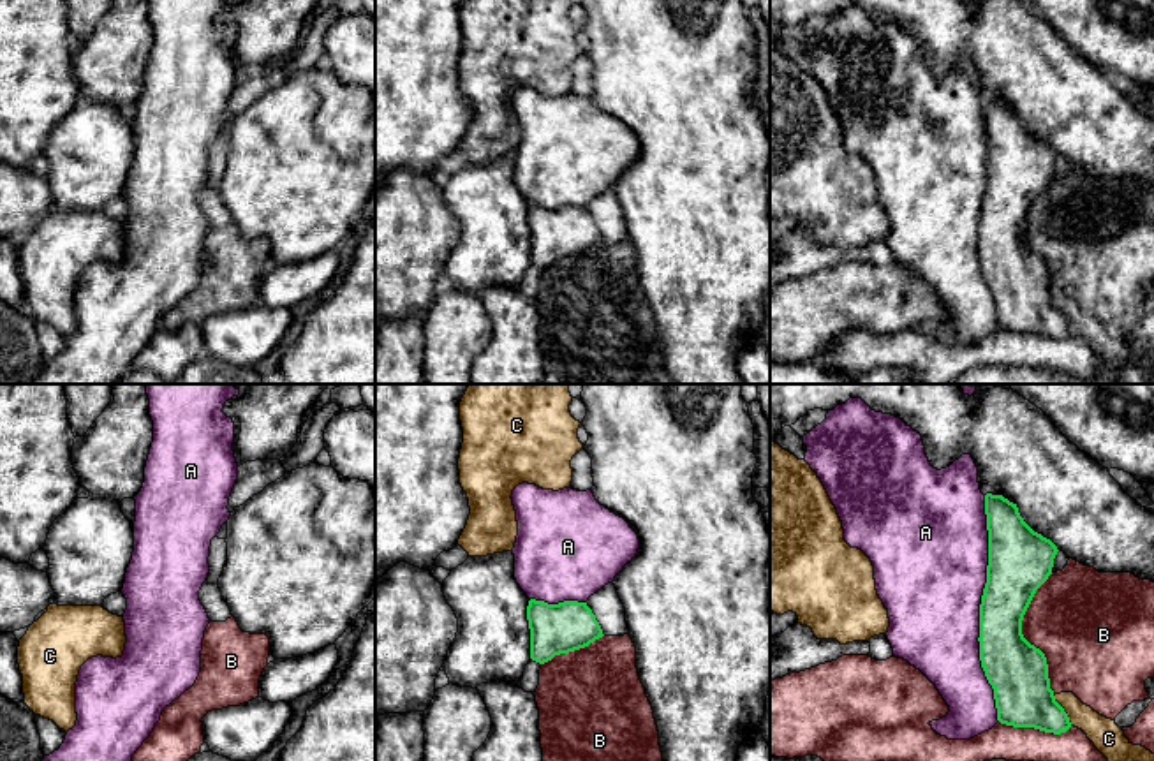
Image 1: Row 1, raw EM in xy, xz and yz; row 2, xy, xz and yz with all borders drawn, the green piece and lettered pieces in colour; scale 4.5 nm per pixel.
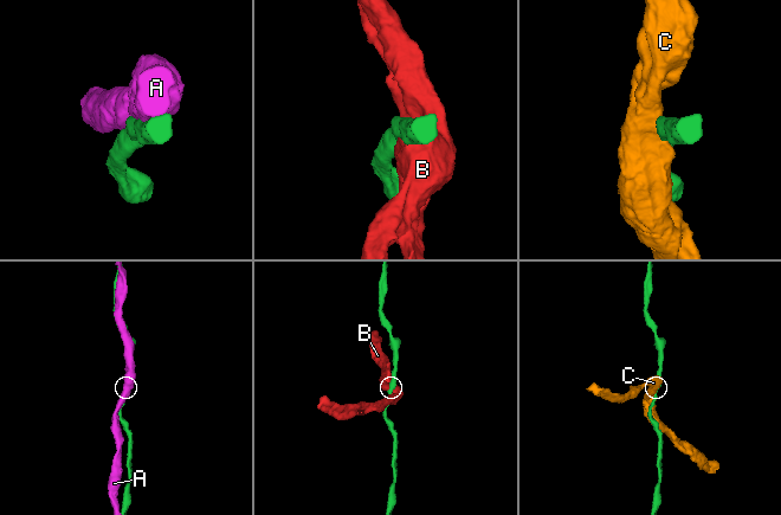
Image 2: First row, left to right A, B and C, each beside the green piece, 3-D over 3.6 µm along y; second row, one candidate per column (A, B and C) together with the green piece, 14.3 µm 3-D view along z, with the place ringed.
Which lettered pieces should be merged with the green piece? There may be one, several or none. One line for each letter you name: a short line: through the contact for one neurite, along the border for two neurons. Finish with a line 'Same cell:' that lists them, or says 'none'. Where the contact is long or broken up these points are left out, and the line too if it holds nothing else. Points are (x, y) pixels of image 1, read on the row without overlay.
Same cell: A

